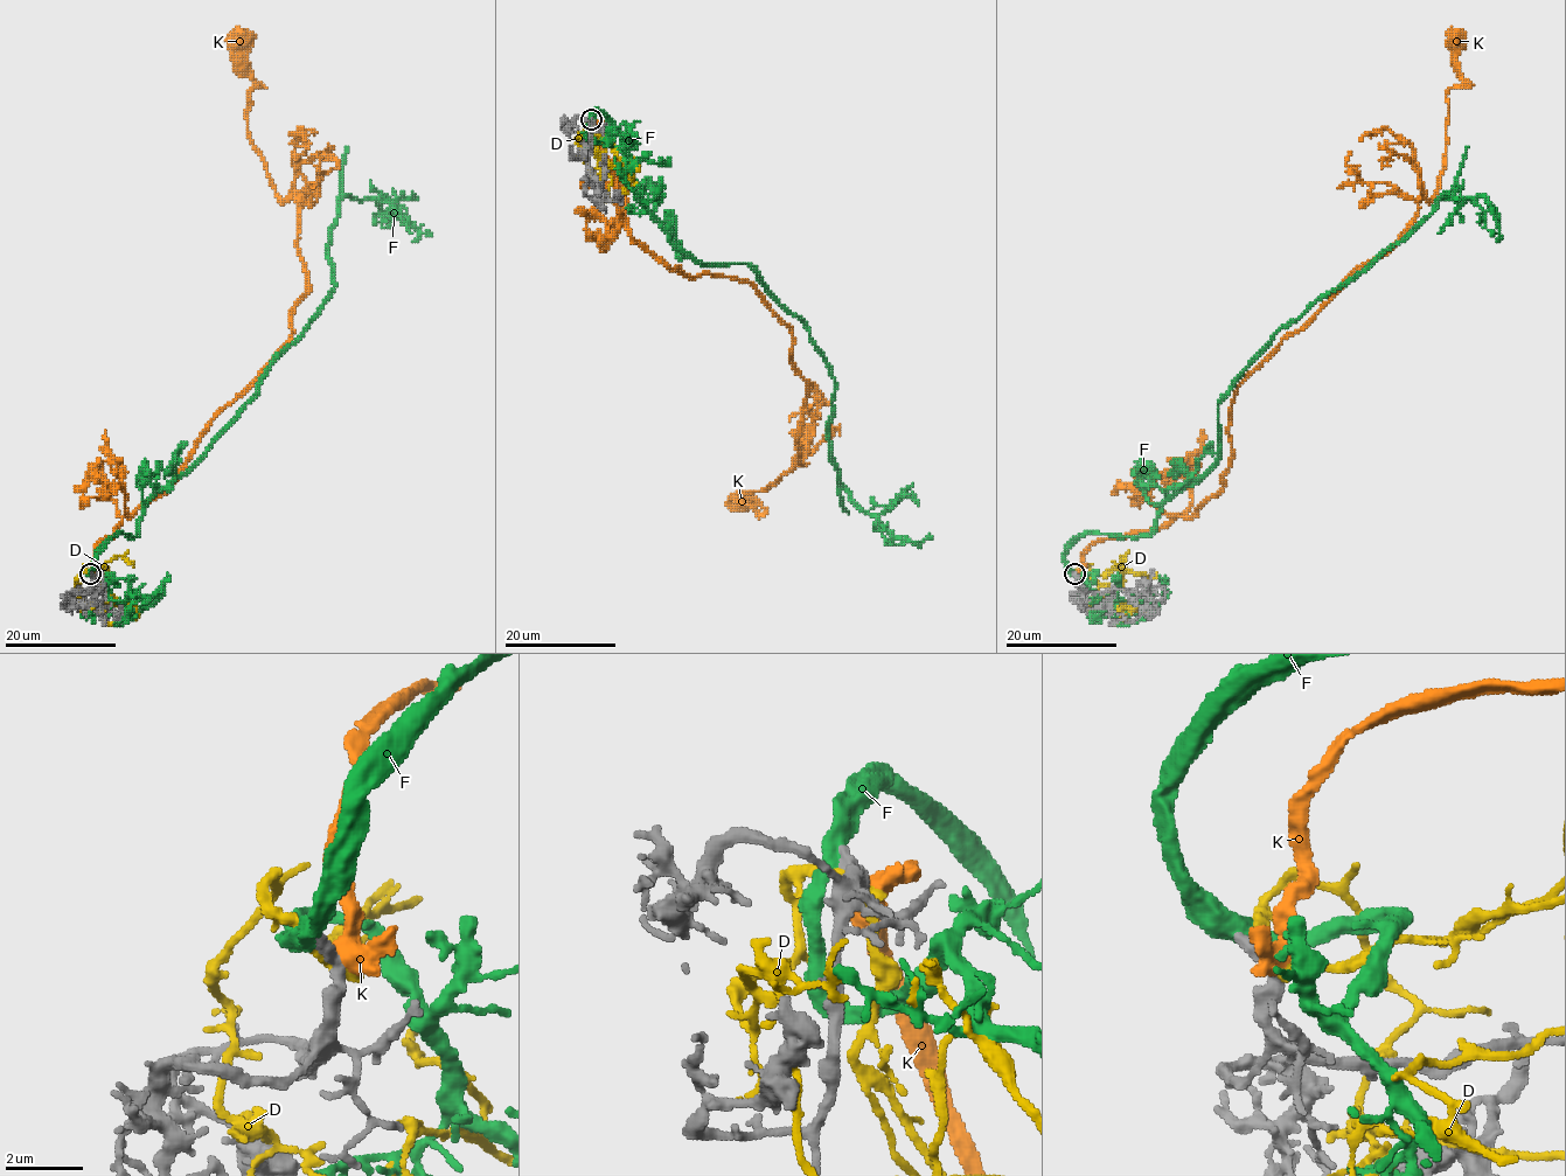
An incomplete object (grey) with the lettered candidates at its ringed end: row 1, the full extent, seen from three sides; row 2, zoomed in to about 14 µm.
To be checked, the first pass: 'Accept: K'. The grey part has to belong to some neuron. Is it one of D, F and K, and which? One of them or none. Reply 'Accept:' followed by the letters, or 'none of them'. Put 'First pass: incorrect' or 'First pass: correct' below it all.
Accept: F
First pass: incorrect

